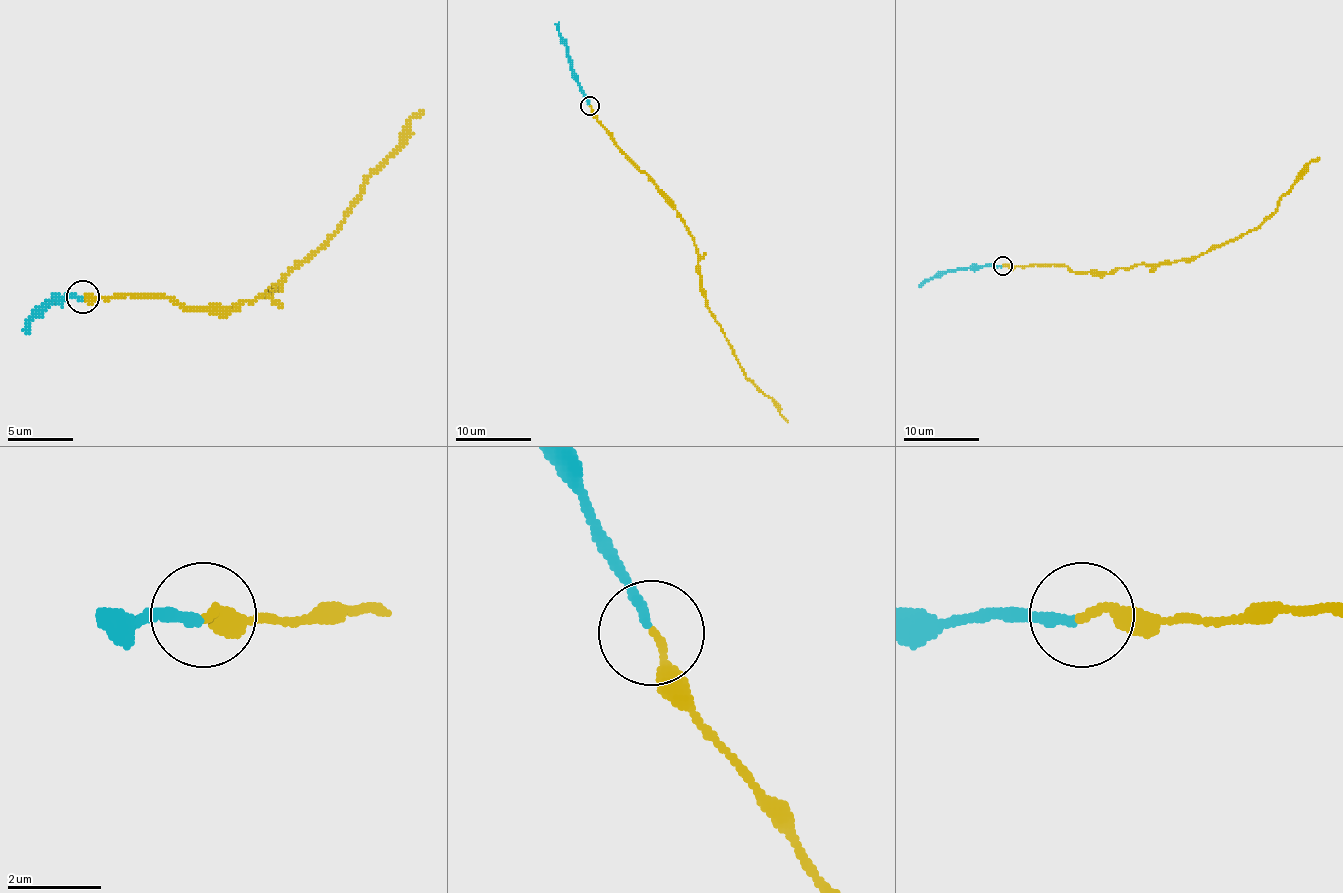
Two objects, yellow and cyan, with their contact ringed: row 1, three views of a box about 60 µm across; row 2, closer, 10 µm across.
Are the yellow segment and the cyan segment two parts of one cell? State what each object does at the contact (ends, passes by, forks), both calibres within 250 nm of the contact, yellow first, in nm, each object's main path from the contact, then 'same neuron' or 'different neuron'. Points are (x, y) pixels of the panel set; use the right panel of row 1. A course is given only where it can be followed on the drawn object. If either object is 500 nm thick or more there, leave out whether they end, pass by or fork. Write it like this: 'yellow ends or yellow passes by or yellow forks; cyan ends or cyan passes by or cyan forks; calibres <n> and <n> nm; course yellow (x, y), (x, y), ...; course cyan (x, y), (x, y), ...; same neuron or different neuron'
yellow ends; cyan ends; calibres 200 and 200 nm; course yellow (1003, 266), (1064, 264), (1073, 272), (1108, 273), (1138, 264), (1190, 260), (1260, 226), (1298, 174), (1319, 157); course cyan (1001, 266), (938, 273), (919, 287); same neuron

